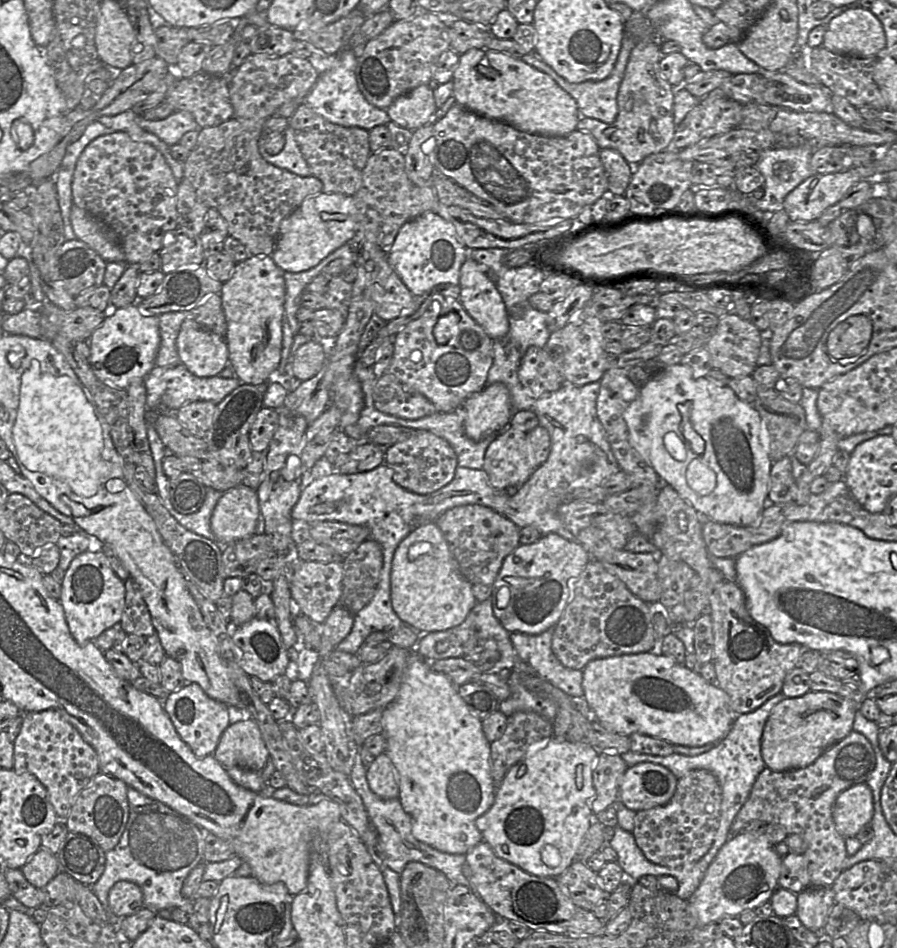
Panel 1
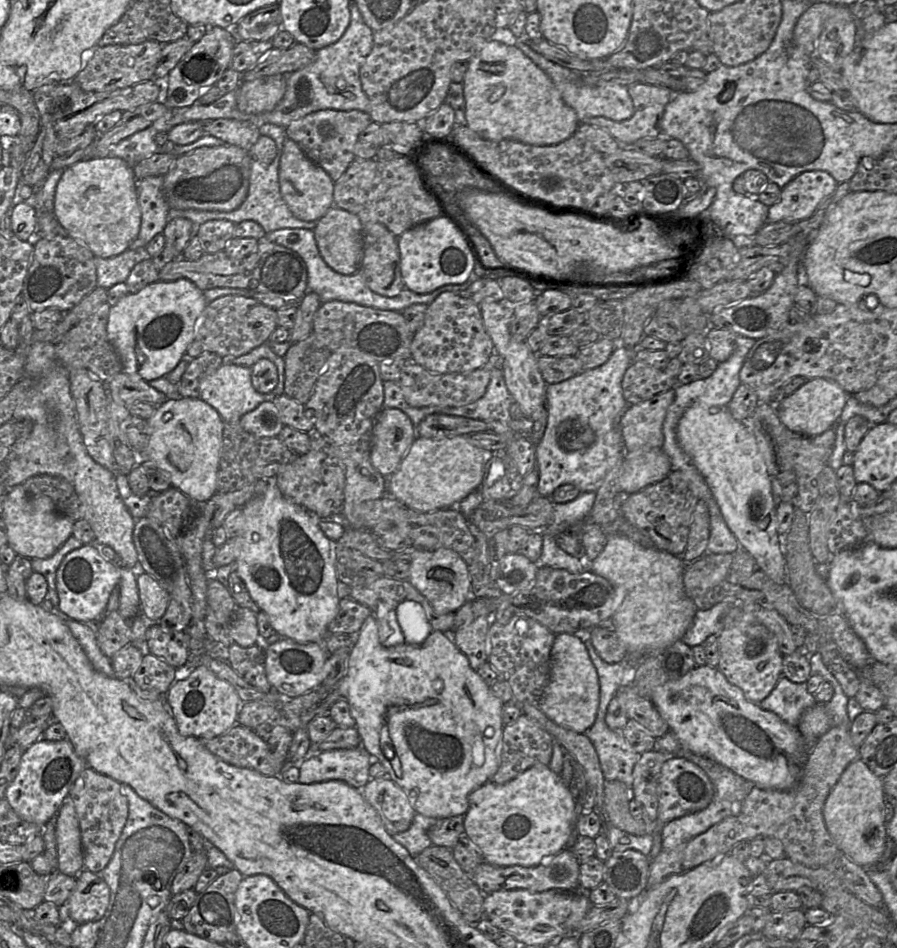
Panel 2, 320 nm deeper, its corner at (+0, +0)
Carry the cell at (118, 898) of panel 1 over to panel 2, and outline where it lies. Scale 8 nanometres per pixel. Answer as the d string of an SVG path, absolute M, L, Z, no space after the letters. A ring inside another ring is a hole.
M81 870L76 885L64 905L68 914L78 925L100 920L110 902L110 888L96 873Z

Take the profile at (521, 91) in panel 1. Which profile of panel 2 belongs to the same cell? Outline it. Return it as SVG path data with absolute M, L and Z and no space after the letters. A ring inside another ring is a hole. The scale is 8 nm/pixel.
M488 41L468 60L462 81L466 126L486 140L554 145L572 136L580 122L548 75L516 46Z

